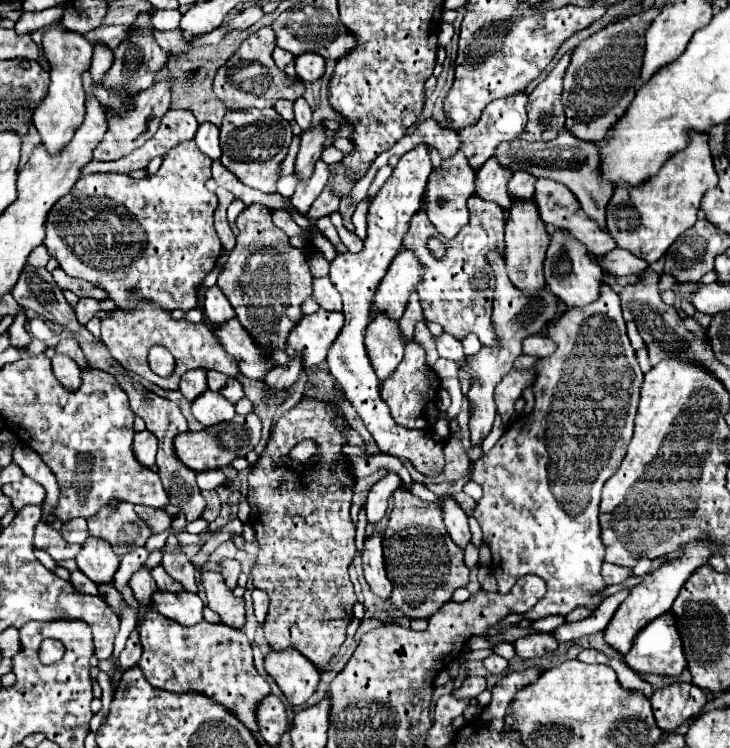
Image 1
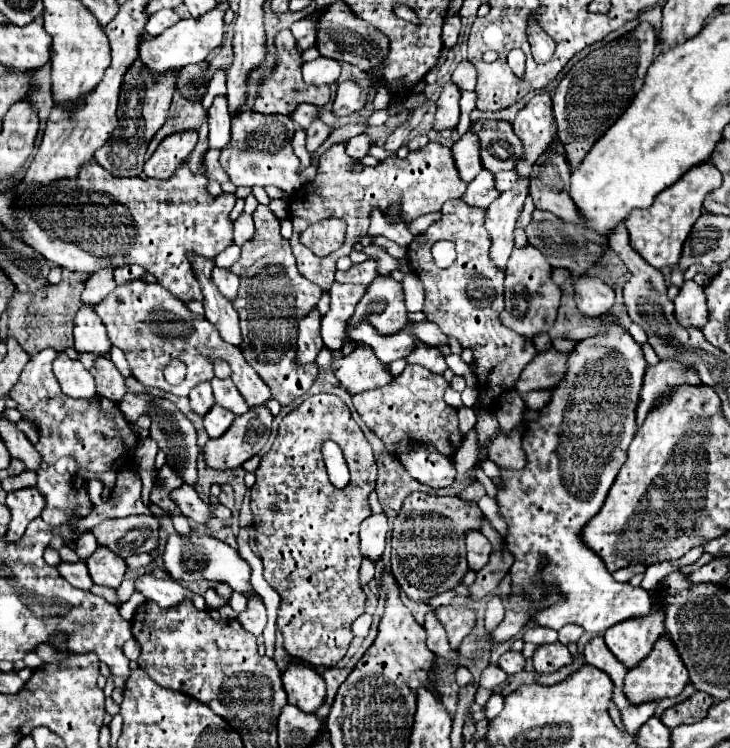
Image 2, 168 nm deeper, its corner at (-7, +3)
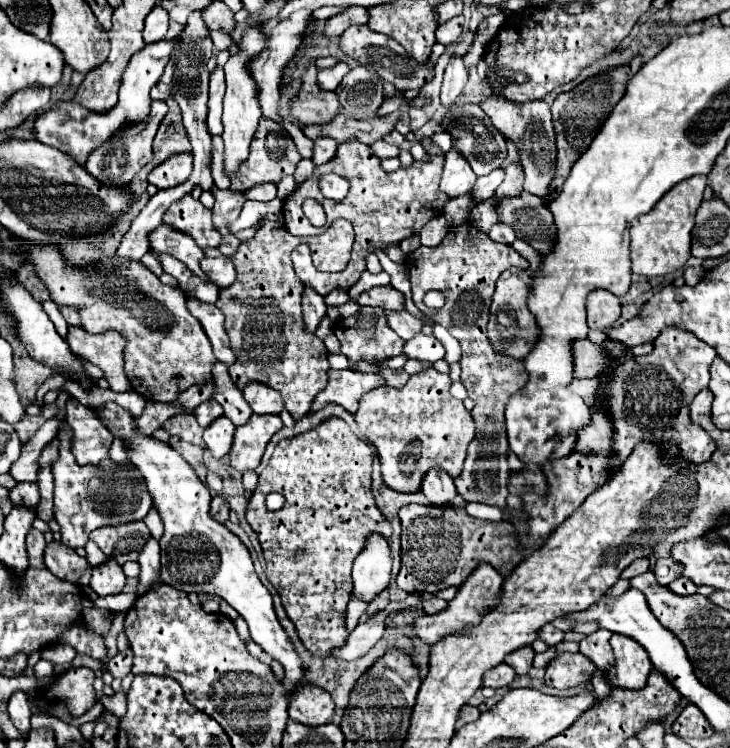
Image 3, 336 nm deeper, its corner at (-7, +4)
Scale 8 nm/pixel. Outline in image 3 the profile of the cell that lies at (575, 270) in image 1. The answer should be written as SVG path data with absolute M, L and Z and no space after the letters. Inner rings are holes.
M596 290L588 298L588 326L606 332L620 318L620 302L606 290Z

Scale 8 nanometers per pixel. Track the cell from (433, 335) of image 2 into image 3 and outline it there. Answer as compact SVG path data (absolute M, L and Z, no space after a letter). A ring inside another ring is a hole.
M402 310L402 312L386 312L386 320L388 326L402 338L402 340L410 340L412 336L416 336L422 330L422 322L412 316L410 312Z

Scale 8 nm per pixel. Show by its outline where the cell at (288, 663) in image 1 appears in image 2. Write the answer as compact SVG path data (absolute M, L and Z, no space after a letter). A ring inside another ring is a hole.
M294 661L282 671L282 683L284 691L288 693L288 703L300 707L306 713L316 713L326 697L322 675L302 661Z

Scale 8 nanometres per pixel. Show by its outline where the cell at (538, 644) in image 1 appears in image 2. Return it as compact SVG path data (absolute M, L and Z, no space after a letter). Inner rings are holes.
M556 641L556 643L538 645L532 661L534 661L534 667L536 667L538 673L550 673L554 669L560 669L560 667L568 665L572 661L572 655L570 655L566 645Z

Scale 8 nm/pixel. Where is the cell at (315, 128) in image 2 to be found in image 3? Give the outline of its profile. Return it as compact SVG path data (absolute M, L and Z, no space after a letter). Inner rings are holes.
M316 138L314 140L312 162L318 166L318 164L324 164L324 162L332 160L334 154L336 154L336 148L338 148L336 140L332 140L332 138Z

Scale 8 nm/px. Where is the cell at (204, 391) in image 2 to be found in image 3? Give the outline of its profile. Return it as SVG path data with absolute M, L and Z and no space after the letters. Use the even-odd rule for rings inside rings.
M208 400L208 402L202 402L198 408L196 408L196 420L202 428L210 426L216 418L220 418L224 414L222 406L216 402L216 400Z

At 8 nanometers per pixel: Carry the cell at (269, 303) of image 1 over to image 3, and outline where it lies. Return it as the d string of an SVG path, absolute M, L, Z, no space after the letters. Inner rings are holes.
M266 220L254 238L240 244L234 256L238 278L236 282L220 290L216 306L226 316L226 332L236 354L236 362L228 368L232 382L238 390L244 390L252 382L266 384L282 394L286 410L292 418L302 418L310 410L314 394L326 386L328 352L324 342L306 332L302 320L302 290L304 284L294 274L290 254L306 238L294 238L290 232L282 232L278 222ZM272 342L282 348L272 348ZM284 346L302 346L296 350L284 350ZM318 346L318 348L316 348Z

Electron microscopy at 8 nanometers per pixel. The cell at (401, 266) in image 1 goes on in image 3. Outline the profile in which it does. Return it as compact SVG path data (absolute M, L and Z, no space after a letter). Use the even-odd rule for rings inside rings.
M362 306L358 310L358 314L352 314L352 316L344 318L342 326L344 328L334 328L334 334L342 344L340 352L350 360L350 366L348 366L350 370L358 370L360 360L376 364L376 362L384 362L388 358L394 358L394 356L402 354L404 342L402 342L402 338L398 338L398 334L394 334L394 330L390 330L390 326L386 326L386 318L384 318L382 308Z

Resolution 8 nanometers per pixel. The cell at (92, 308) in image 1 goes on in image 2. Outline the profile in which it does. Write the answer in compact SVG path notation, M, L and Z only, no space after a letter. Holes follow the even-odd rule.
M82 305L74 317L74 347L76 351L92 351L106 353L110 349L110 339L106 335L106 327L94 313L92 305Z

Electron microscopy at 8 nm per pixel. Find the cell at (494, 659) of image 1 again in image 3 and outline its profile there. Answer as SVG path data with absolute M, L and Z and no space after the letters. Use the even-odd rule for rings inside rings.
M528 646L526 650L514 650L514 654L508 654L504 658L504 662L508 666L512 666L516 670L516 674L526 674L532 668L532 658L534 658L534 650Z

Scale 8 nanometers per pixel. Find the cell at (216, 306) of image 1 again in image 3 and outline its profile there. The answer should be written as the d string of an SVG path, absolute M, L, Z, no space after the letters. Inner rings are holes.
M218 256L218 258L202 258L200 262L204 274L214 280L220 288L228 288L234 284L236 280L236 270L234 270L234 262L226 256Z

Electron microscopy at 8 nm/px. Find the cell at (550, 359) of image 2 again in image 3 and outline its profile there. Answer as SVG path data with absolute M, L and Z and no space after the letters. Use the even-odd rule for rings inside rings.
M590 340L574 342L574 364L576 378L596 378L612 366L610 356Z

